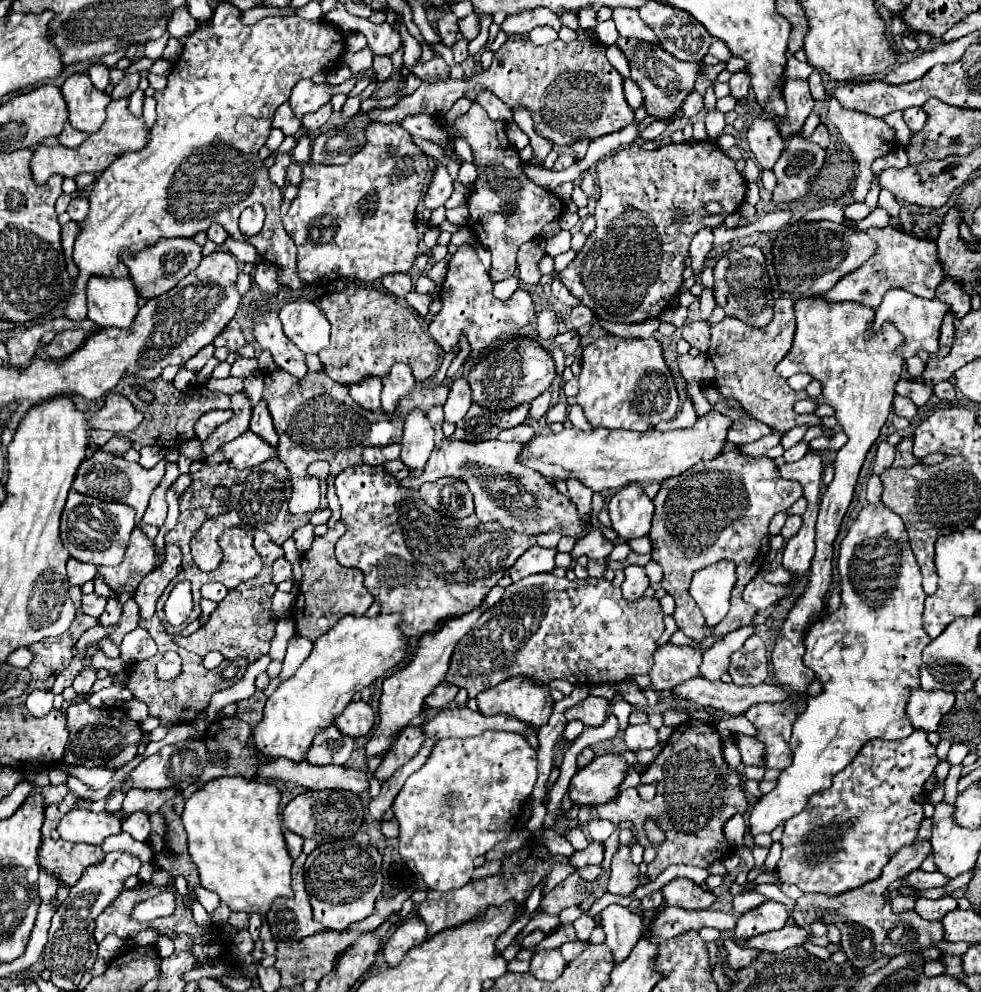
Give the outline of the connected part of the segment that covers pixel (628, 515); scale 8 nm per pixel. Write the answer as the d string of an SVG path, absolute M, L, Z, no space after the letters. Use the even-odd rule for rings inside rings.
M629 484L621 488L609 502L609 516L621 540L647 536L653 510L653 500L643 492L643 486L639 484Z

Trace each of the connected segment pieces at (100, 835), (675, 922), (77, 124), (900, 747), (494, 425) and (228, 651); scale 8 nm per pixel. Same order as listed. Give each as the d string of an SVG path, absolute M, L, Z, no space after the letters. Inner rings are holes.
M71 810L59 824L59 834L69 842L101 844L107 836L121 832L121 818L113 812L95 814L91 810Z
M663 908L651 924L651 936L659 936L661 940L667 940L685 934L689 930L701 930L705 926L725 932L725 930L733 930L735 924L737 924L737 916L717 910Z
M87 74L67 78L61 92L69 106L69 124L87 134L97 132L105 120L105 108L111 98L97 90Z
M915 730L911 736L897 742L871 740L865 744L865 750L859 752L853 764L833 778L833 786L829 790L813 794L805 806L805 812L801 812L801 816L793 816L793 820L787 820L781 838L783 856L777 864L781 882L795 884L809 894L839 896L877 880L891 856L905 844L915 842L917 830L925 816L923 806L913 802L913 796L923 792L923 784L933 774L937 764L939 760L935 756L935 748L929 744L925 732Z
M473 404L465 418L457 422L457 430L453 434L453 440L493 440L501 430L515 428L525 422L529 414L529 404L521 404L511 410L487 410L479 404Z
M258 528L252 529L253 545L263 560L261 574L257 574L255 578L245 580L237 588L229 590L229 594L217 604L217 610L211 614L211 620L205 626L201 626L197 632L193 632L191 636L175 638L177 646L181 646L189 652L195 652L199 656L205 656L211 650L219 650L229 660L237 658L237 656L247 656L251 662L269 654L269 644L275 636L275 626L277 626L277 620L273 620L273 608L271 608L271 598L277 592L277 586L271 578L271 564L277 558L283 558L283 548L273 544L271 538L264 531ZM265 536L267 536L267 542L263 542Z

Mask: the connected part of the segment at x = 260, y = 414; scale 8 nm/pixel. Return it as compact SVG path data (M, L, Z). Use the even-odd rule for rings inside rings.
M261 400L253 408L249 430L255 432L257 436L261 436L263 440L269 440L269 444L277 444L279 436L277 436L277 430L273 426L273 420L271 420L271 414L269 414L269 408L267 408L267 402L265 400Z

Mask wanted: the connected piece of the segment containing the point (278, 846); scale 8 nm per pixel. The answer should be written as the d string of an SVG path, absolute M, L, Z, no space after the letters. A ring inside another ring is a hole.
M221 778L211 780L205 788L197 790L187 802L183 810L183 826L189 840L189 854L193 862L199 866L201 886L209 892L219 894L221 902L225 902L233 912L255 912L265 916L275 898L291 898L291 856L285 846L281 818L279 818L279 802L281 794L273 784L263 784L257 780L241 780L239 778Z

